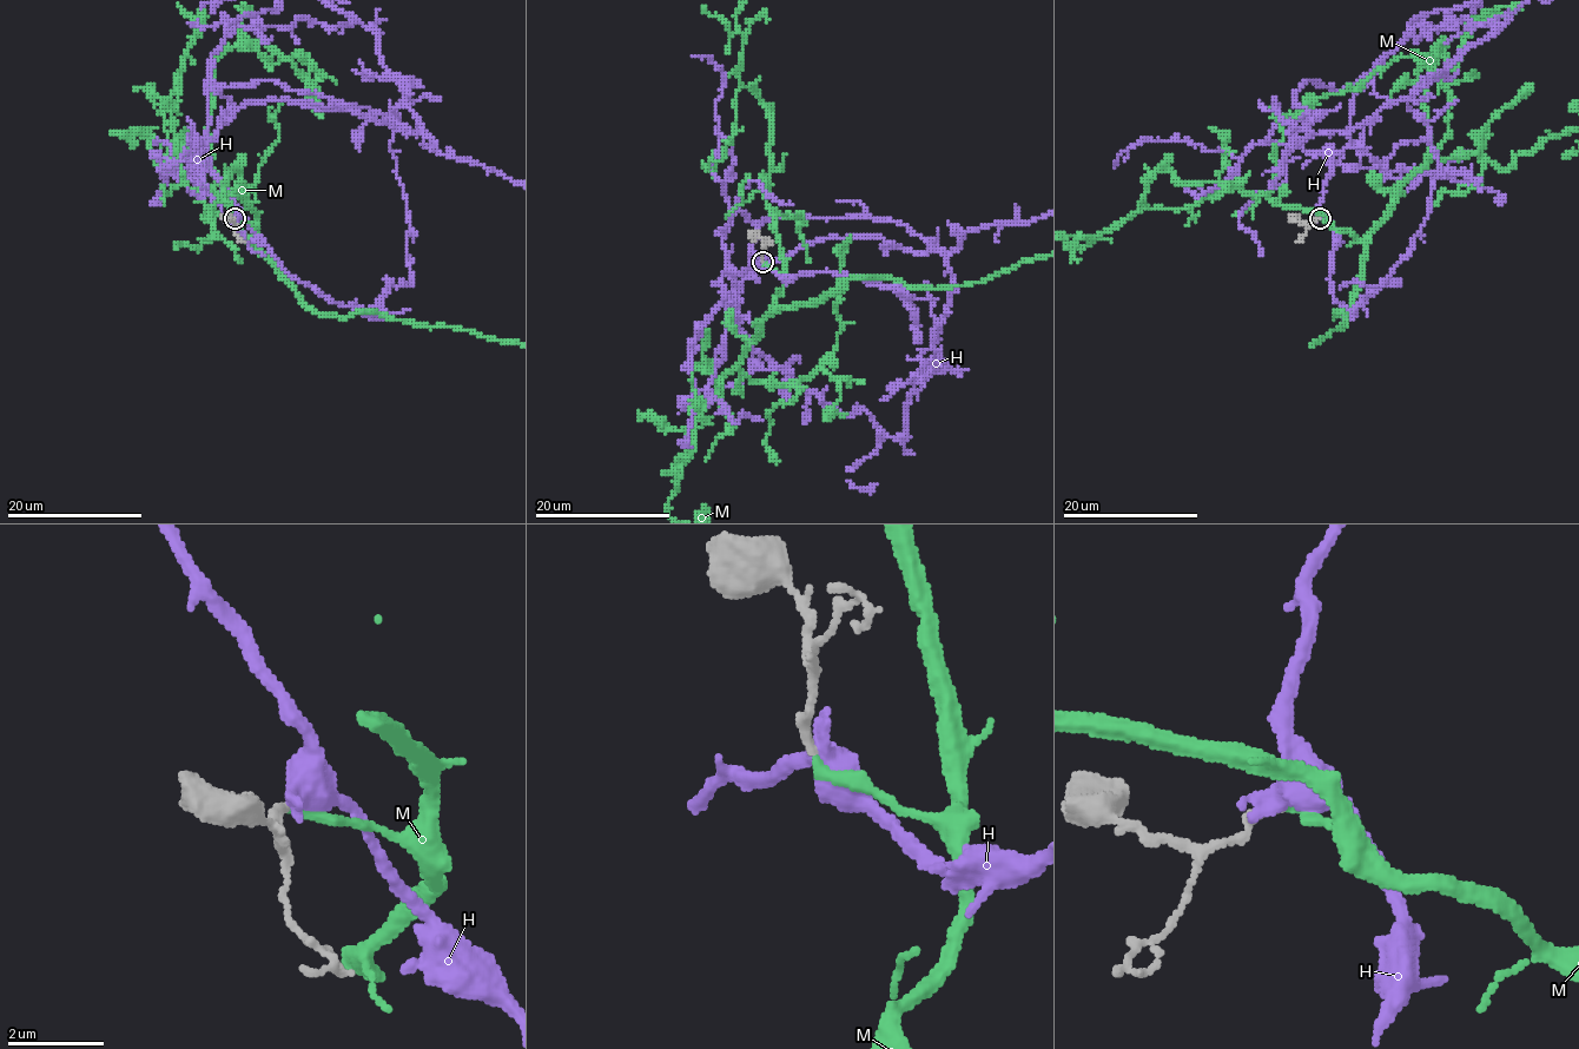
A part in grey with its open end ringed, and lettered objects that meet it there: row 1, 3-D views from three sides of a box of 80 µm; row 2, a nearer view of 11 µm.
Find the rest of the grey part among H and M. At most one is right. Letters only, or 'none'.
M

